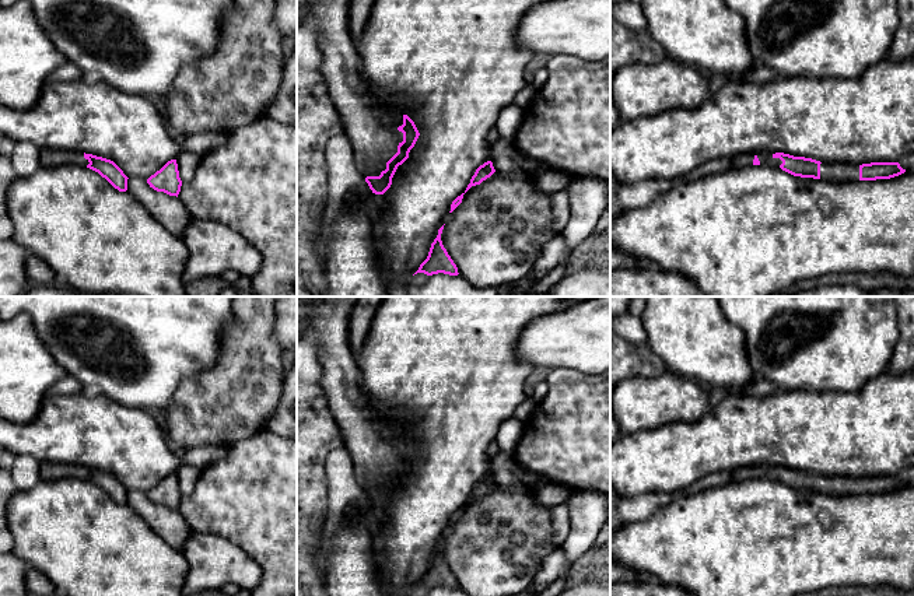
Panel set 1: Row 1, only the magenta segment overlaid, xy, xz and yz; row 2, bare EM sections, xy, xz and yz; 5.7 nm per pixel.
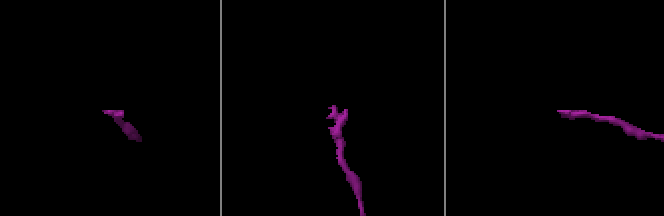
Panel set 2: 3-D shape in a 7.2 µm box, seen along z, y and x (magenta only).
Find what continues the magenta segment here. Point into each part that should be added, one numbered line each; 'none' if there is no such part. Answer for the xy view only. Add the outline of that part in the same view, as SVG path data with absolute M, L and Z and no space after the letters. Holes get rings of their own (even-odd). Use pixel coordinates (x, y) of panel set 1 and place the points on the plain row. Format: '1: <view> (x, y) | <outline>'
1: xy (49, 470) | M42 462L39 464L41 480L59 480L59 478L81 478L87 480L90 476L84 471L81 464Z

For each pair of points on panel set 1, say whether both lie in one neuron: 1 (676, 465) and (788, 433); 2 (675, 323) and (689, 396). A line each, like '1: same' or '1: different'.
1: same
2: different

